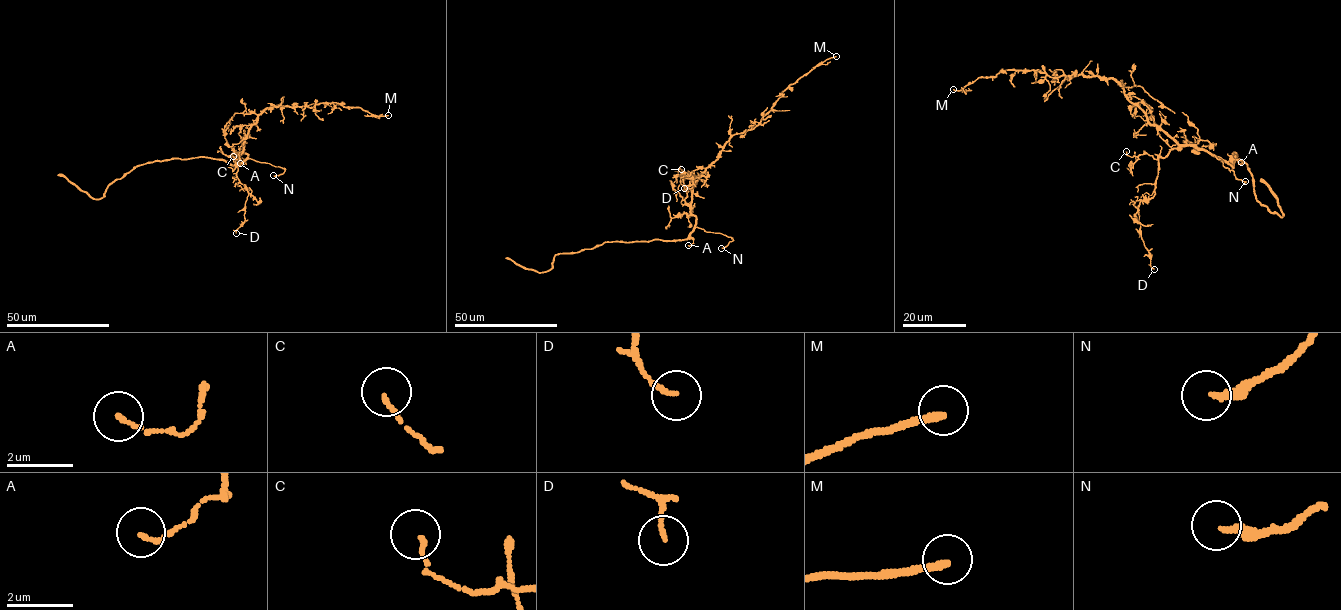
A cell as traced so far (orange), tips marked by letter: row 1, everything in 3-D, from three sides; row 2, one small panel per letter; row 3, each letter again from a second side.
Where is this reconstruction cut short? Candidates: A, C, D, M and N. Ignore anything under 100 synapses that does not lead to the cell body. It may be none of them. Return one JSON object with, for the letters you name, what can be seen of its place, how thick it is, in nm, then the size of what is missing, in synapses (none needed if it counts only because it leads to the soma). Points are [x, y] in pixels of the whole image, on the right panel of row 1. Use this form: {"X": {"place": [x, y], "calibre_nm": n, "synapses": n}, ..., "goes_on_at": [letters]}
{"M": {"place": [953, 89], "calibre_nm": 240, "synapses": 120}, "goes_on_at": ["M"]}

